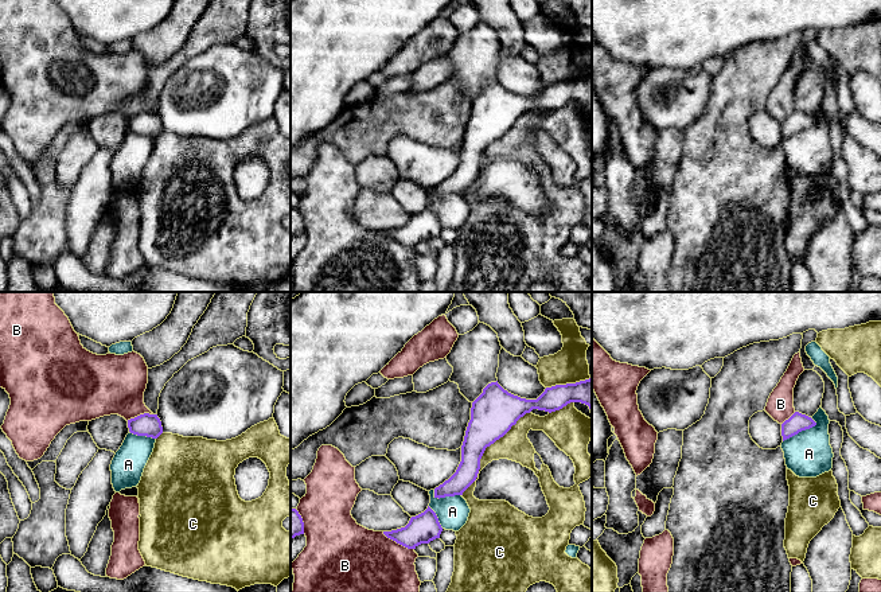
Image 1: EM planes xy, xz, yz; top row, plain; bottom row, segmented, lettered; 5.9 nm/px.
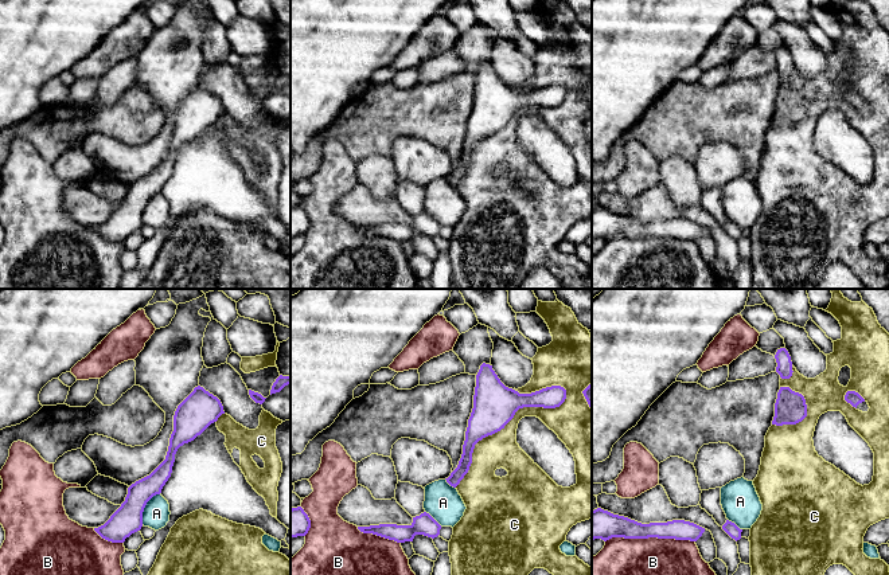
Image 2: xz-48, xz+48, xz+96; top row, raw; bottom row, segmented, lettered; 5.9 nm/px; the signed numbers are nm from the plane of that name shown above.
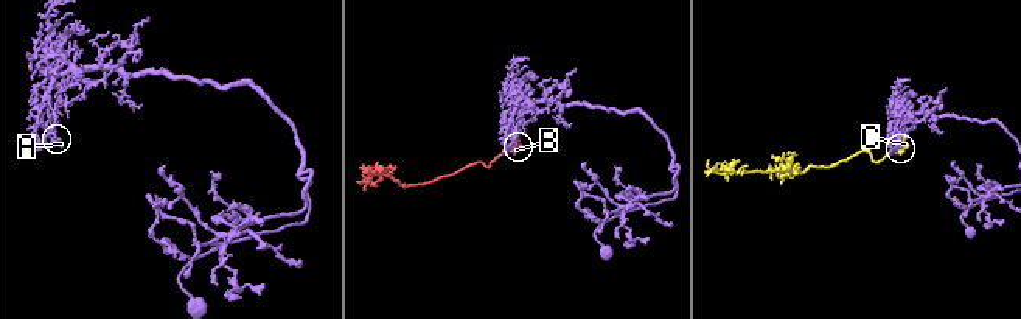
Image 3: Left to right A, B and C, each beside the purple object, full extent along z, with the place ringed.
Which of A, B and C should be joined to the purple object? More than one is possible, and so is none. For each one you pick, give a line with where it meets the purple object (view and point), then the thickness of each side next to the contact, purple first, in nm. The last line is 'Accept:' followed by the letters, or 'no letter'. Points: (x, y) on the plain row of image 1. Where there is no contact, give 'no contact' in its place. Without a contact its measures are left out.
Accept: no letter

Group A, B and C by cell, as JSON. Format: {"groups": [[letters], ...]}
{"groups": [["A"], ["B"], ["C"]]}

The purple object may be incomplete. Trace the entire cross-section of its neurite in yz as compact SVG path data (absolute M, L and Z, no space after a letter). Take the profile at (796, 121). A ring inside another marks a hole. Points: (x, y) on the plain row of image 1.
M795 110L788 118L781 122L783 140L815 124L816 121L811 116Z

